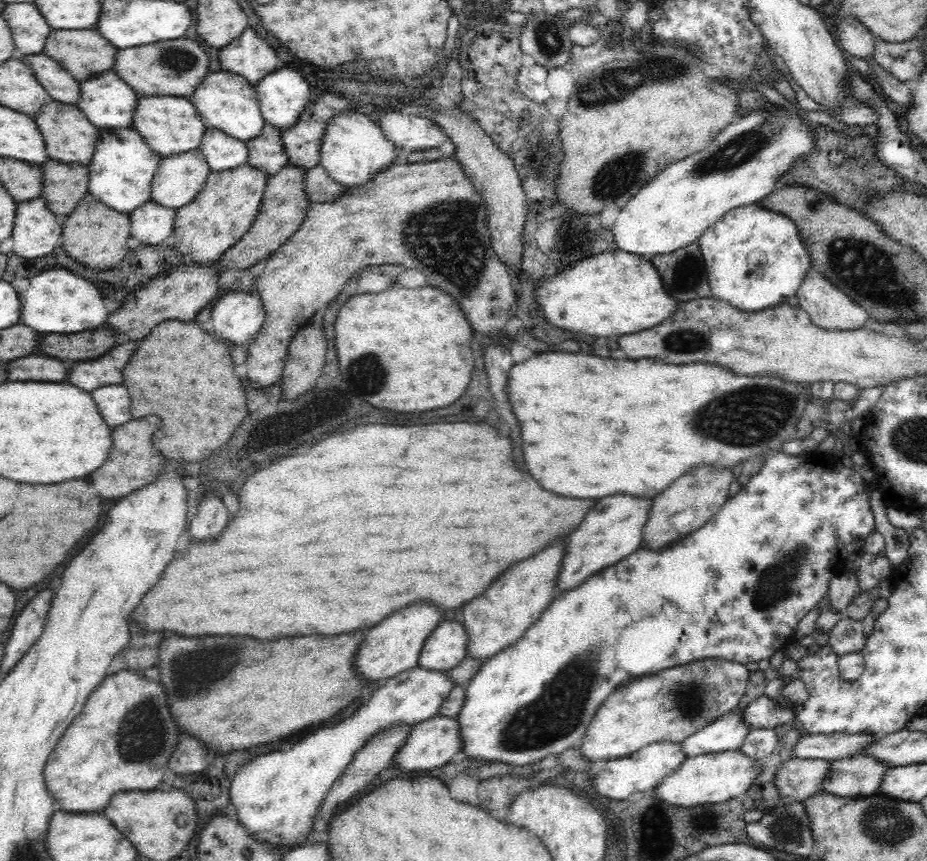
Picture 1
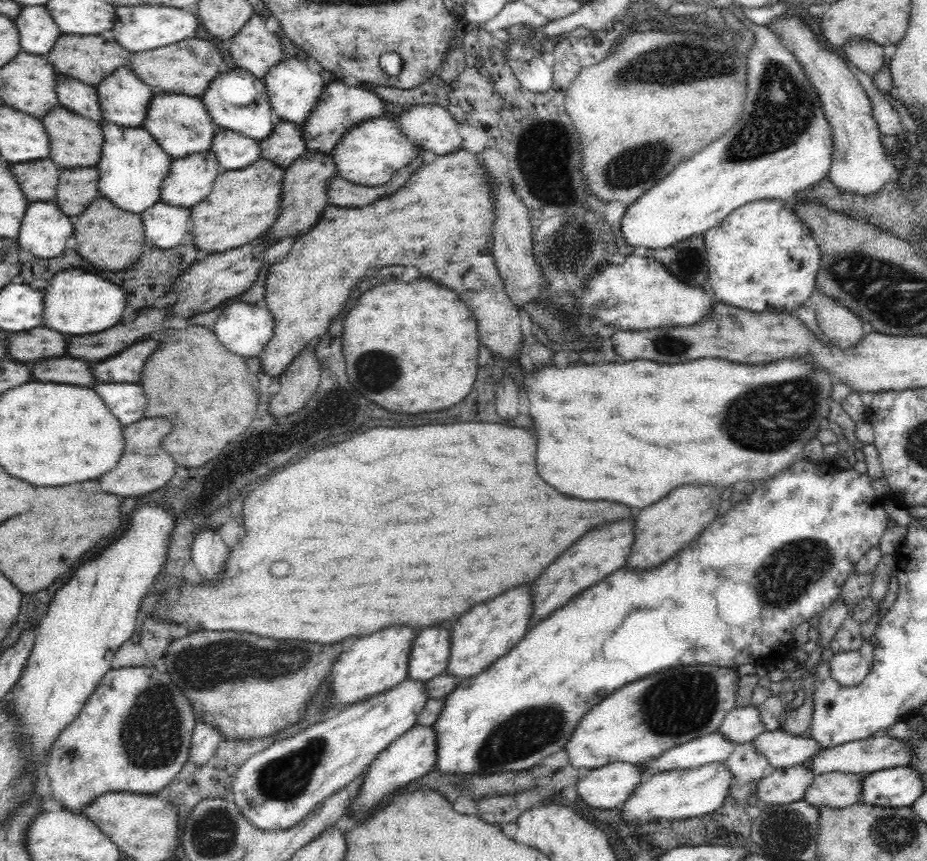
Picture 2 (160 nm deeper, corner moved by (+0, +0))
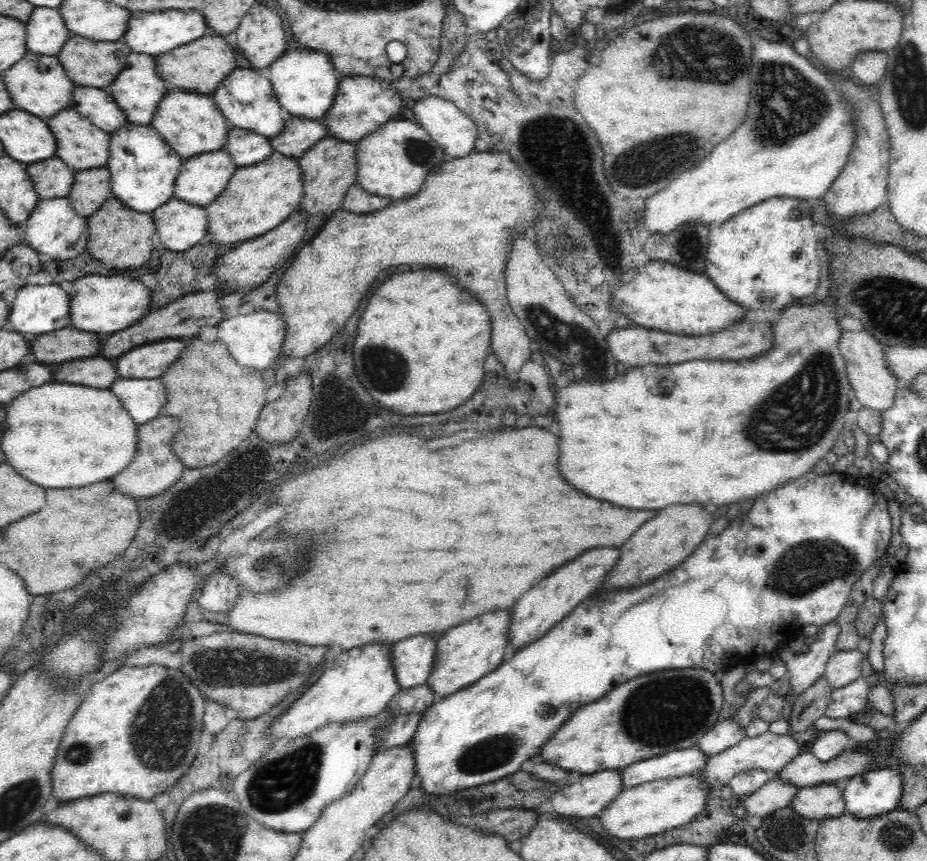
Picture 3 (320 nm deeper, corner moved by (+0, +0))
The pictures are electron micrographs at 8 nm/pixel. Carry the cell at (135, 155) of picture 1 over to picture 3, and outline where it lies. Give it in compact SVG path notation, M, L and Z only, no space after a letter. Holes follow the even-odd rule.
M130 124L113 132L106 167L111 174L111 189L114 197L136 212L151 213L174 198L175 182L184 160L175 150L172 150L172 147L161 137L161 134L150 125Z

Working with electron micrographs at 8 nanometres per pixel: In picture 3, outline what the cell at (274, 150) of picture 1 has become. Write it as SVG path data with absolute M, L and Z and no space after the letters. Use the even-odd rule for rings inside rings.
M287 117L284 130L271 138L271 143L274 151L299 159L312 145L328 136L329 126L322 120Z

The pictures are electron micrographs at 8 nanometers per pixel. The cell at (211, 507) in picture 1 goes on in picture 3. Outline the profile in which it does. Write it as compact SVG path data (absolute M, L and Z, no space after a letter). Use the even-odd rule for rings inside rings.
M214 574L204 582L200 604L214 614L226 614L232 608L232 604L236 604L236 598L236 582L232 582L228 574Z

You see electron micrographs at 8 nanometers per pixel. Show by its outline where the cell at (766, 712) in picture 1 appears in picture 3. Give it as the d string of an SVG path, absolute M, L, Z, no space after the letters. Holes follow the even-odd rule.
M732 718L717 722L706 734L696 742L696 747L706 755L714 756L734 746L744 738L744 728L740 727Z

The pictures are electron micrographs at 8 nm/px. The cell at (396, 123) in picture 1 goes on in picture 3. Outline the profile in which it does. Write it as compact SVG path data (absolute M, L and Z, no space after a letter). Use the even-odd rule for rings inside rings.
M438 95L422 97L412 112L414 112L416 122L426 130L434 142L437 142L444 149L449 158L462 158L475 151L475 144L479 138L479 128L453 102L440 98Z

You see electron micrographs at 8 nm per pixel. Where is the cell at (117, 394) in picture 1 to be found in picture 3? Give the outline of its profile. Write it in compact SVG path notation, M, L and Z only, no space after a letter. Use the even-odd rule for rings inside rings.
M160 378L150 379L116 379L109 388L124 403L124 408L128 410L136 425L144 425L156 417L162 415L160 410L166 404L166 388Z

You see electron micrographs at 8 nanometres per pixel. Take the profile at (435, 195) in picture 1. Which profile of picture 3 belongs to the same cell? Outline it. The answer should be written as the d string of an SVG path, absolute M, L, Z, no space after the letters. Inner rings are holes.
M475 150L462 158L448 158L433 172L428 182L424 182L420 194L404 202L394 201L390 208L384 208L380 212L361 215L344 208L335 210L328 216L312 242L300 250L277 288L277 299L282 309L280 317L284 319L287 332L282 350L284 356L304 358L324 346L326 340L330 340L340 328L344 328L344 322L356 312L362 296L368 292L368 286L372 286L372 282L386 268L402 264L428 264L440 270L448 270L456 284L471 290L486 307L492 318L491 349L500 362L503 381L509 384L509 391L517 389L521 368L531 360L533 350L530 349L531 340L526 329L511 310L507 299L506 263L513 247L512 236L520 232L534 234L532 228L536 226L536 218L540 218L540 212L545 213L546 200L540 196L536 198L530 178L504 151L490 153Z

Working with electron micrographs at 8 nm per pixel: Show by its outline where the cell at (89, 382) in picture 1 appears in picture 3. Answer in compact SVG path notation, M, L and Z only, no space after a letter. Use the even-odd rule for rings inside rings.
M168 339L132 348L114 360L118 376L120 379L160 378L189 344L190 340Z

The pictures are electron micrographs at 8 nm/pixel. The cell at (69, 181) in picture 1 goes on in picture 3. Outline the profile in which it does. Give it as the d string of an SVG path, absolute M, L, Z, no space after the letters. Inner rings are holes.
M107 167L75 172L70 191L71 207L83 217L91 217L103 207L104 202L114 198L111 174Z

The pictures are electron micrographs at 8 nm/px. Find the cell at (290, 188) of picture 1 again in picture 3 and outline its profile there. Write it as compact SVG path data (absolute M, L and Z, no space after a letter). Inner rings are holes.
M329 135L312 145L302 158L298 159L300 170L303 171L304 198L299 211L309 217L324 212L328 216L343 206L346 193L357 182L357 142L340 140Z

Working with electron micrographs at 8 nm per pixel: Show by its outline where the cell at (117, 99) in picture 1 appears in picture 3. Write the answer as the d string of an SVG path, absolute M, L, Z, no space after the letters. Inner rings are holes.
M131 52L124 70L120 71L114 84L108 87L108 91L115 99L116 104L120 107L120 110L126 113L131 124L149 126L159 102L171 89L167 83L164 84L165 80L160 78L156 68L156 60L158 58L148 54Z

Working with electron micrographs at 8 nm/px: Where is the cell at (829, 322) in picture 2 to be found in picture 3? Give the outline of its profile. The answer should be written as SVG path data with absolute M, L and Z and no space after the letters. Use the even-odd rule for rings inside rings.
M843 329L839 340L839 349L847 363L847 375L851 384L852 394L856 396L856 400L860 402L860 405L880 414L892 409L900 382L889 369L887 356L883 346L880 346L880 342L876 342L864 330L854 332Z

